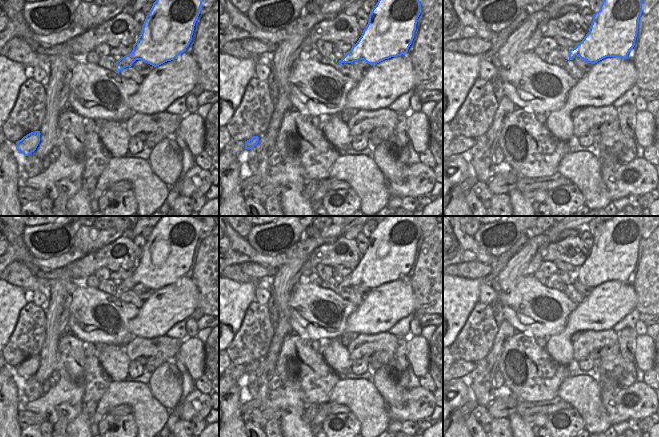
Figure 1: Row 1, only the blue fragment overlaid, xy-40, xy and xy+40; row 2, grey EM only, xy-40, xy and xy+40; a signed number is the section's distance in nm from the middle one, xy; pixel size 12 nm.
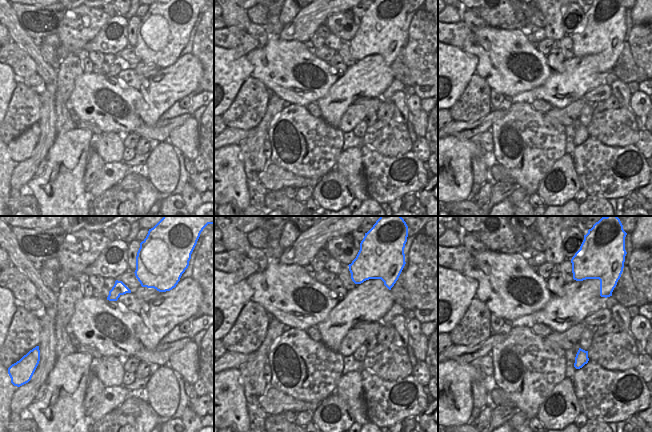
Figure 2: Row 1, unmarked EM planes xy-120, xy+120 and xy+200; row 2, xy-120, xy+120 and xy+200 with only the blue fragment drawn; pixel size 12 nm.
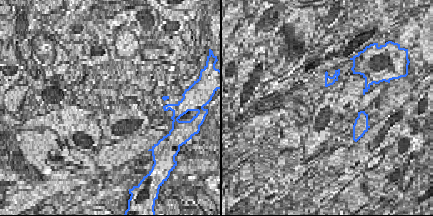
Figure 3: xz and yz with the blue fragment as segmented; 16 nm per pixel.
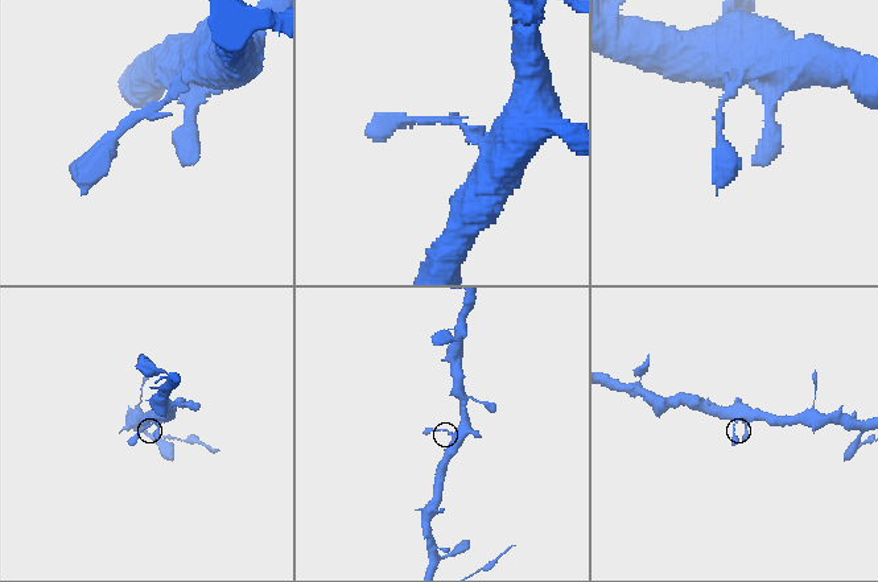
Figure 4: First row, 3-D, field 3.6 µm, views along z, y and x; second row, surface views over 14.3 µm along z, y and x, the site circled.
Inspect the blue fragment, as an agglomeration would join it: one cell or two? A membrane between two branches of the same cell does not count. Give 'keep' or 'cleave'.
keep

